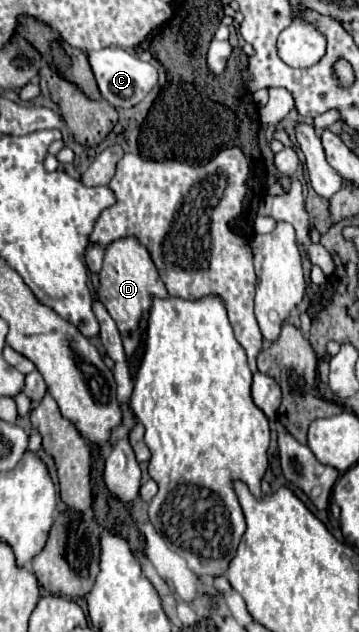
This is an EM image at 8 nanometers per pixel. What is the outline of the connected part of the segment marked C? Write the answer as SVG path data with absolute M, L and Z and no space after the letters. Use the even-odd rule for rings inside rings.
M120 47L98 49L98 51L88 53L88 59L90 59L92 71L96 75L96 81L98 81L98 87L100 87L102 97L110 105L114 105L114 107L124 107L124 109L126 107L134 107L158 83L158 69L152 63L140 61L136 55L128 53L126 49L120 49Z

